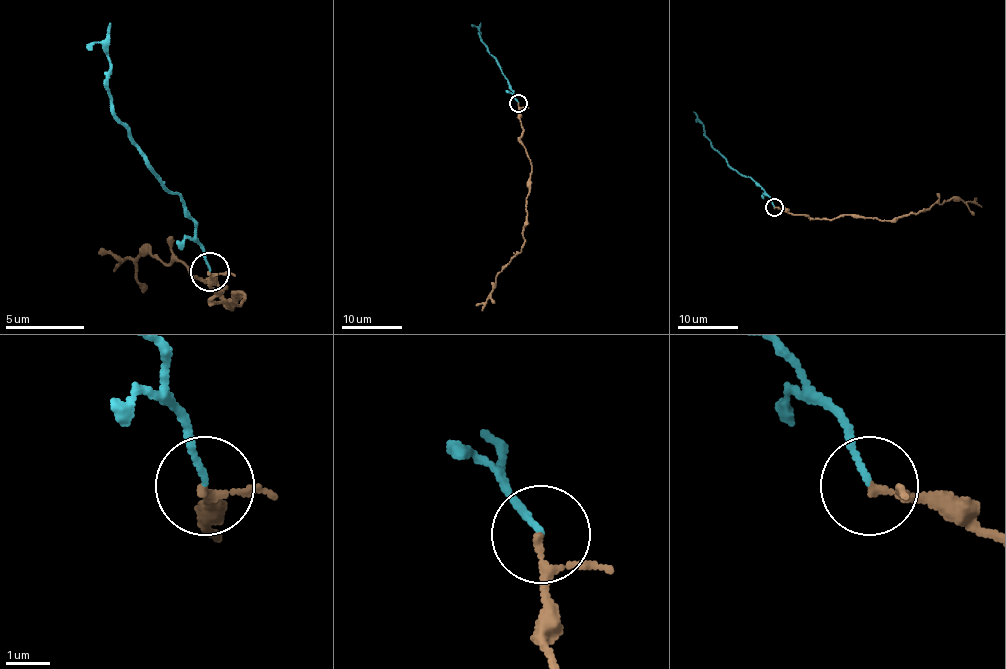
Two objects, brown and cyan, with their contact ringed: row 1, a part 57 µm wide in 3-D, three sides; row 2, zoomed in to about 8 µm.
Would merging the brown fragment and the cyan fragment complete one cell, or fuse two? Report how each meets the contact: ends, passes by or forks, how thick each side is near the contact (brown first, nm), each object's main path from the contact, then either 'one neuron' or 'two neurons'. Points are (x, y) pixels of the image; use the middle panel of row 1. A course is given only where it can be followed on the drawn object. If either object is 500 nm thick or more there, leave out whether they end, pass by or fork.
brown passes by | cyan ends | 140/130 nm | brown via (519, 103), (523, 130), (520, 142), (529, 159), (531, 178), (523, 247), (493, 282), (489, 298), (475, 306) | cyan via (519, 103), (501, 67), (483, 42), (480, 22) | two neurons

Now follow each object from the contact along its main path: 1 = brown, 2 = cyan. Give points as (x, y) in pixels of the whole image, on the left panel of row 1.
1: (211, 272), (222, 292), (214, 300), (238, 304), (242, 292), (230, 308), (226, 288), (179, 261), (97, 253)
2: (211, 272), (195, 221), (175, 194), (164, 186), (117, 116), (109, 84), (109, 22)

